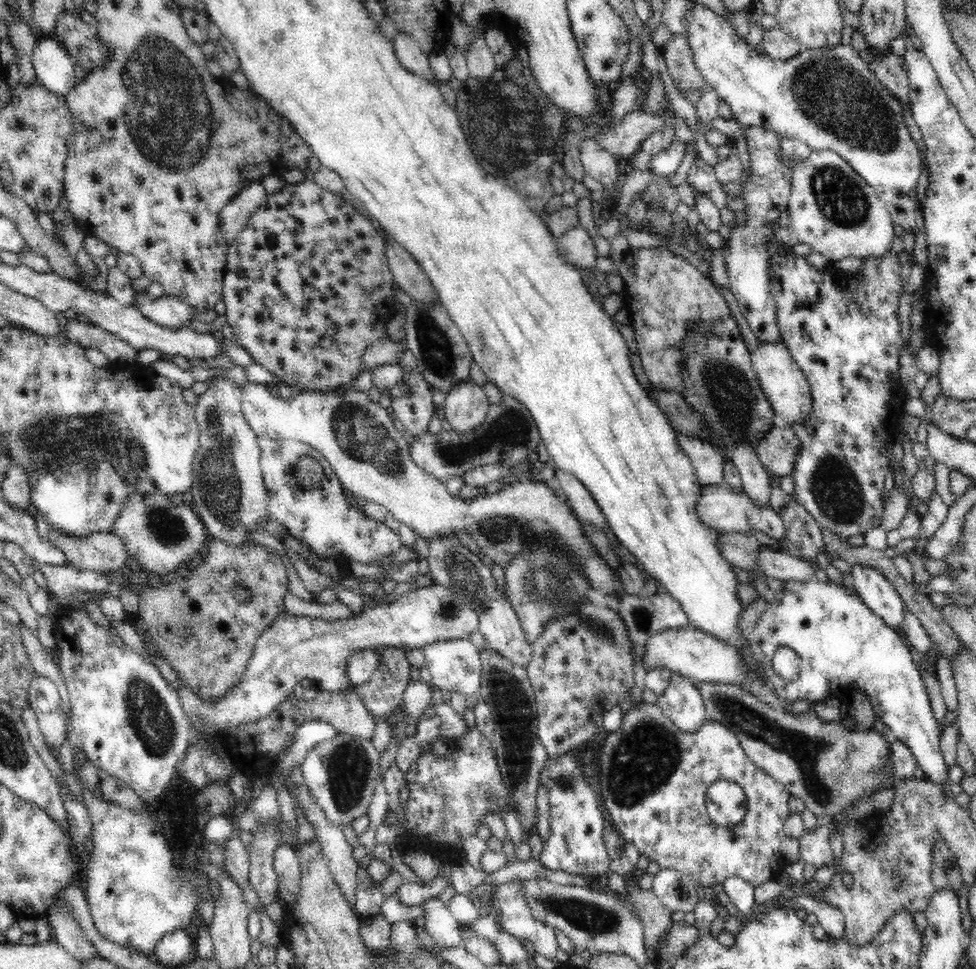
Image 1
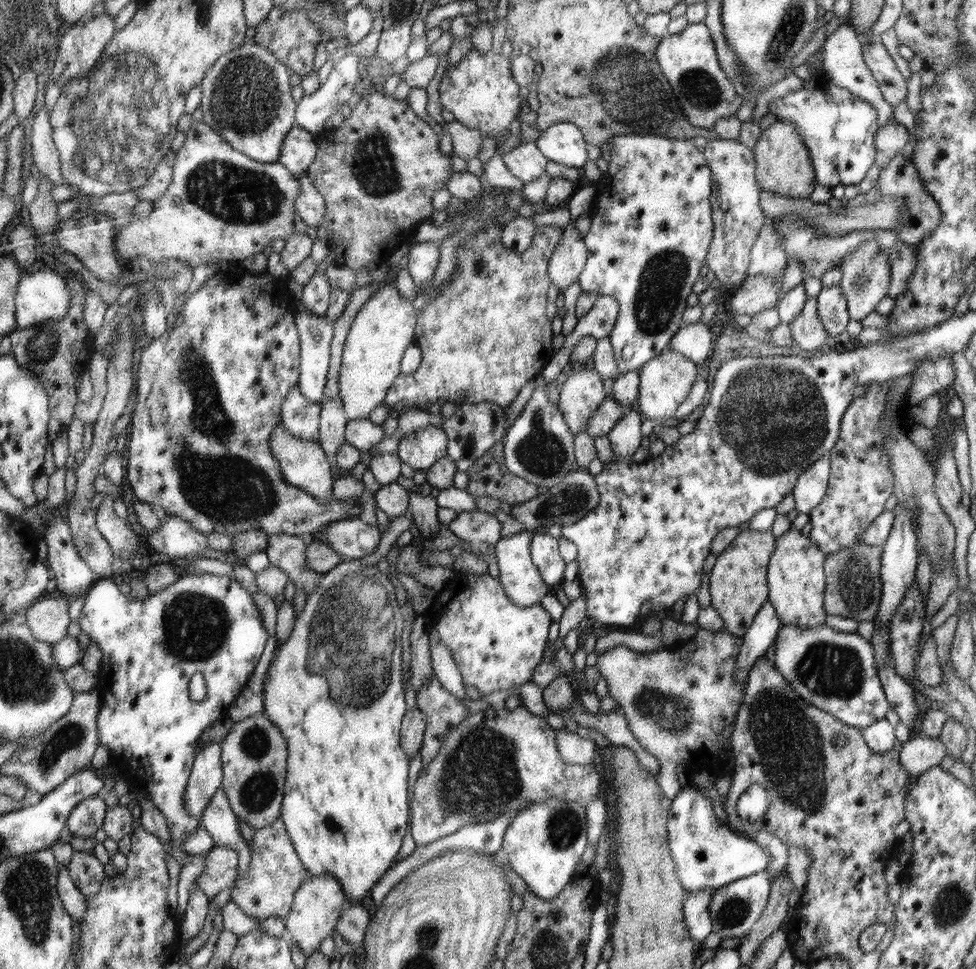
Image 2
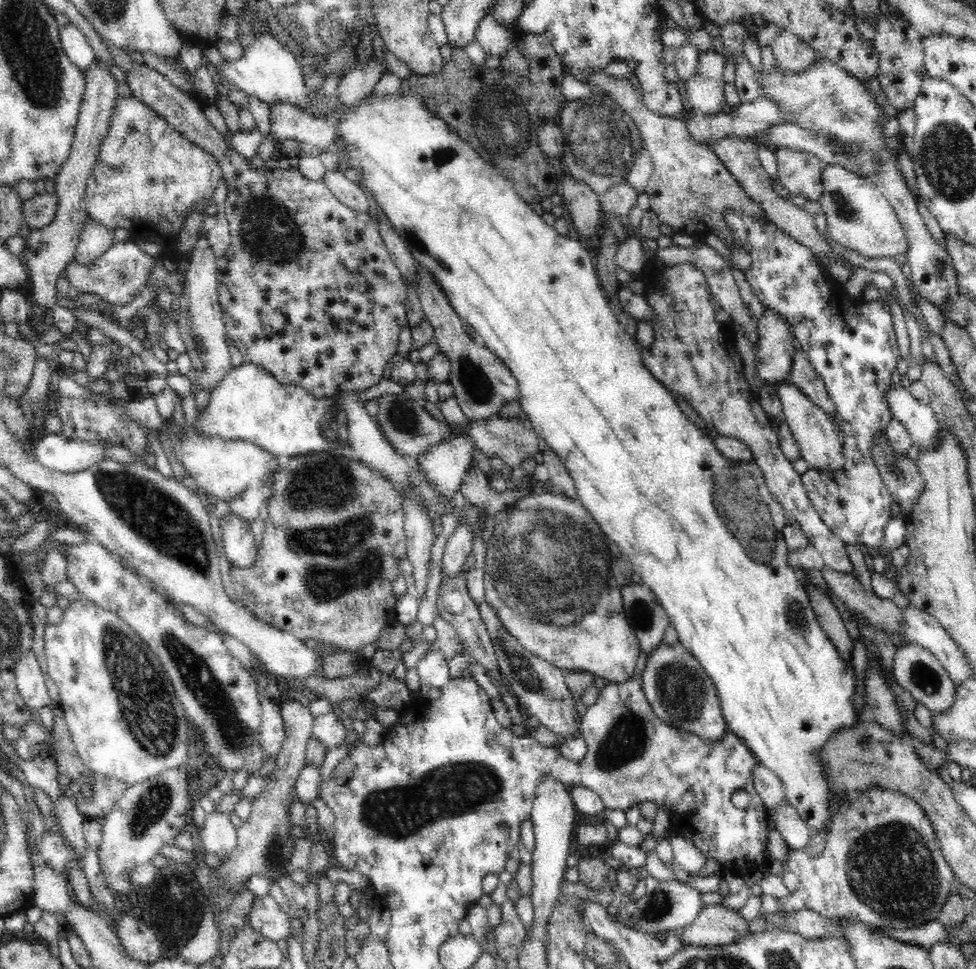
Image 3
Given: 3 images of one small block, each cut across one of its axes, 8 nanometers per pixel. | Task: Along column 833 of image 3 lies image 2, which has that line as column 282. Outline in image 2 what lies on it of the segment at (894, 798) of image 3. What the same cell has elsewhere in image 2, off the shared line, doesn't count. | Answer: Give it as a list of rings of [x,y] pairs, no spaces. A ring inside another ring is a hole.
[[[279,817],[274,824],[255,829],[250,850],[250,868],[246,874],[238,875],[230,886],[230,901],[234,901],[244,914],[259,921],[268,917],[288,917],[292,912],[294,894],[311,874],[297,854],[284,820]]]

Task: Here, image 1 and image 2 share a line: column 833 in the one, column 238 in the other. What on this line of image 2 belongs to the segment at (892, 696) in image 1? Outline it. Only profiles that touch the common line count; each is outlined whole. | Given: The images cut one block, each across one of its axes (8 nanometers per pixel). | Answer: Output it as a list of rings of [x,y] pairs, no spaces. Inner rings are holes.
[[[182,572],[176,582],[141,600],[122,594],[109,575],[100,578],[88,591],[78,621],[82,632],[88,634],[103,653],[97,682],[97,689],[103,695],[102,708],[98,712],[101,746],[110,749],[113,763],[126,769],[154,806],[161,810],[173,842],[184,842],[200,824],[184,807],[198,736],[204,728],[229,716],[230,705],[253,675],[268,638],[260,612],[251,594],[227,575]],[[196,672],[202,674],[207,688],[206,698],[200,702],[188,700],[188,680]]]

